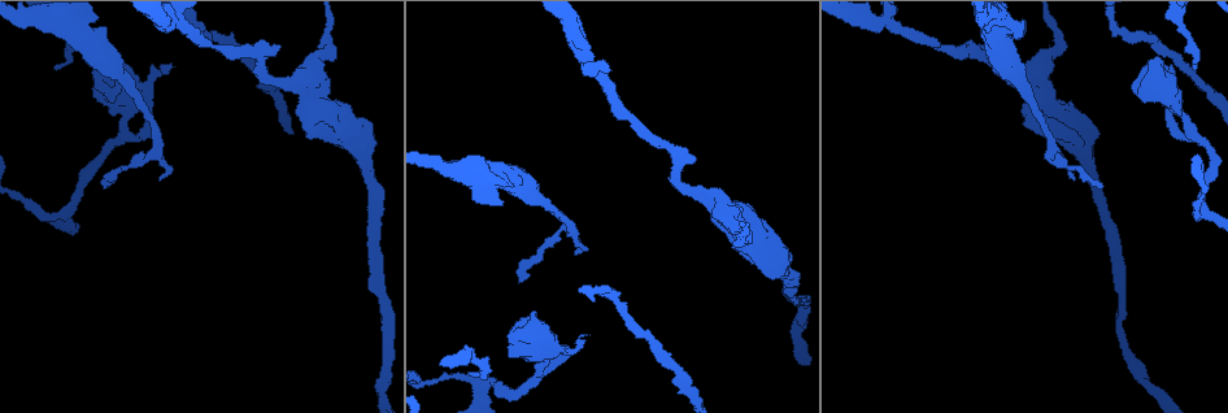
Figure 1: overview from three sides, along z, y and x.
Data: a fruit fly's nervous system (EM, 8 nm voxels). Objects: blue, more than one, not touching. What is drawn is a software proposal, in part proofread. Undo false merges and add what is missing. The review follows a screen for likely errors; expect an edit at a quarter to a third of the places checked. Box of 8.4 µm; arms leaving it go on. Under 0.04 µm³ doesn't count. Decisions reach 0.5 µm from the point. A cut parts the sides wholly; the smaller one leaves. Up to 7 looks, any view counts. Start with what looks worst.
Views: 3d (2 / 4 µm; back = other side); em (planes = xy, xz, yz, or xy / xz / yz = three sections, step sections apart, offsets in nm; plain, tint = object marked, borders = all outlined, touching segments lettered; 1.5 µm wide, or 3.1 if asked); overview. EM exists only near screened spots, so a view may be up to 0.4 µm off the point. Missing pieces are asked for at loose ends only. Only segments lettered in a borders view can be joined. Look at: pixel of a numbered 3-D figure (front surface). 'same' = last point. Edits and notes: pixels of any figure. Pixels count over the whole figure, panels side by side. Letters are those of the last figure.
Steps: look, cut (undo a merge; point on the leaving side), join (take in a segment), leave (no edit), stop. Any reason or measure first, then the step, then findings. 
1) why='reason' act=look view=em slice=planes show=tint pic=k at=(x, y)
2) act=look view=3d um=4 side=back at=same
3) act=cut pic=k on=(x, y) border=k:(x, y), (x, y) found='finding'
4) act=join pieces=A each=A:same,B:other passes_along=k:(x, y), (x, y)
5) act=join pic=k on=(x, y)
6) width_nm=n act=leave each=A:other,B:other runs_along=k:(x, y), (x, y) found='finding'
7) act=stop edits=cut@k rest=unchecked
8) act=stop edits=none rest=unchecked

why='looks like a crossing' act=look view=em slice=xz step=8 show=tint pic=1 at=(482, 384)

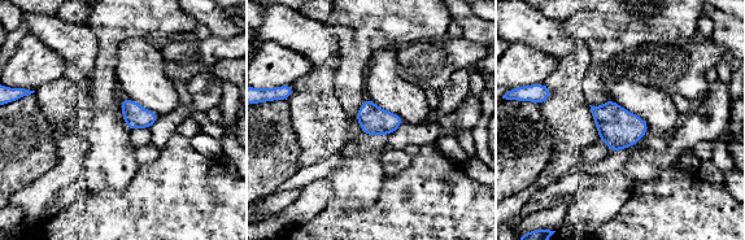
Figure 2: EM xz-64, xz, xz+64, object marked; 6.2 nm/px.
act=look view=em slice=xy step=8 show=borders at=same

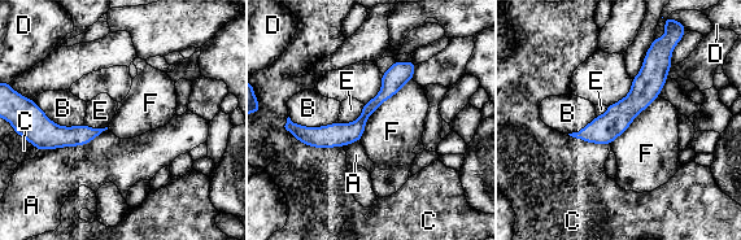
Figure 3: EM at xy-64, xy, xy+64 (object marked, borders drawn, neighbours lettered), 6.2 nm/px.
act=leave each=A:other,B:other,C:other,D:other,E:other,F:other runs_along=3:(412, 65), (349, 132), (297, 134) found='one neuron here'

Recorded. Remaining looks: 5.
why='tapers out' act=look view=em slice=planes show=tint pic=1 at=(519, 278)

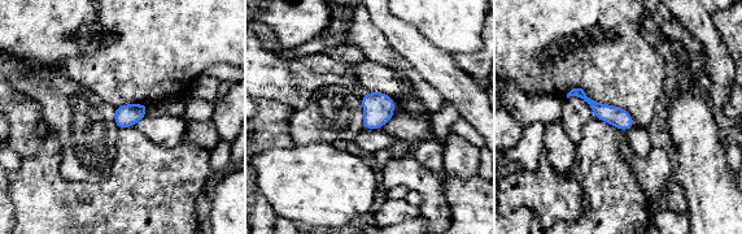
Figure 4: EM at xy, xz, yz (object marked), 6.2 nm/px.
why='see the neighbours' act=look view=em slice=planes show=borders at=same

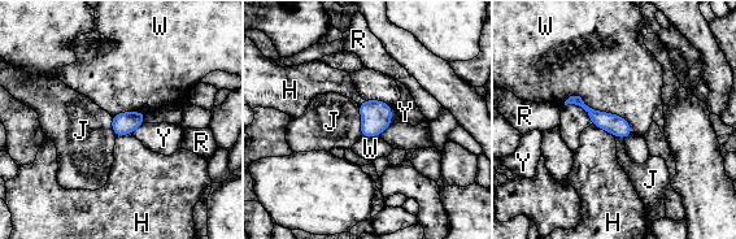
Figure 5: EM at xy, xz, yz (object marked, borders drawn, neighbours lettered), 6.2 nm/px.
width_nm=120 act=leave each=H:other,J:other,R:other,W:other,Y:other runs_along=5:(571, 100), (627, 131) found='none of them fits'

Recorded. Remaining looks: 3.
why='abrupt turn' act=look view=3d um=4 side=back pic=1 at=(260, 48)

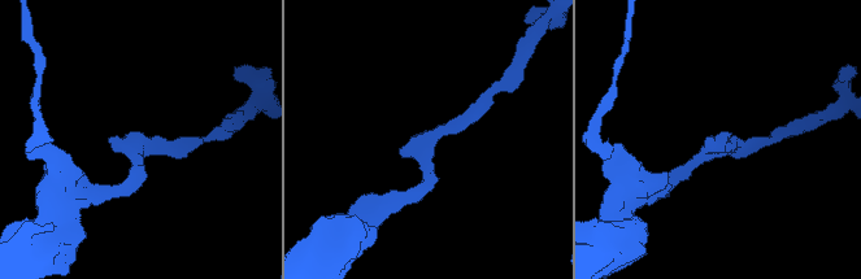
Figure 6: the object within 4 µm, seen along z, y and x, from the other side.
act=look view=em slice=xz step=4 show=borders pic=6 at=(424, 141)

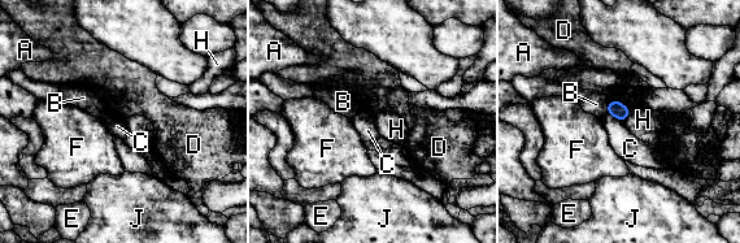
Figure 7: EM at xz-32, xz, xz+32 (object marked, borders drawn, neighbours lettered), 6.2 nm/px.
act=leave each=A:other,B:other,C:other,D:other,E:other,F:other,H:other,J:other border=7:(605, 113), (623, 122) found='one neuron here'

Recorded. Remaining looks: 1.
act=stop edits=none rest=unchecked

